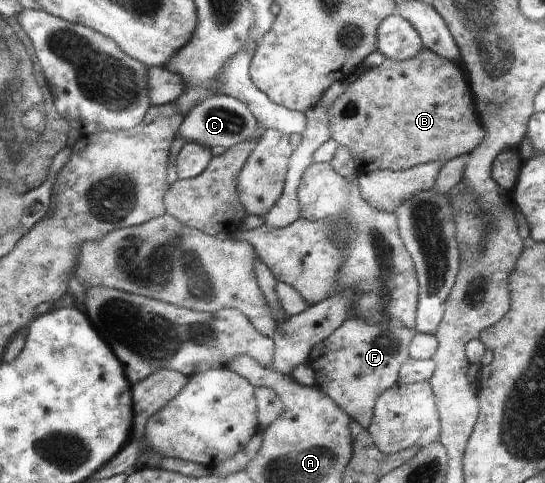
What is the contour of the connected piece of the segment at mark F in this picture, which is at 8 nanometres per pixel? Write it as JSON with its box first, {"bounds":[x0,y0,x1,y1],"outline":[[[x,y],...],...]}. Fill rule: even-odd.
{"bounds":[307,316,415,430],"outline":[[[359,316],[346,319],[327,339],[316,343],[308,355],[307,361],[315,370],[316,385],[324,389],[344,410],[352,416],[355,422],[367,430],[375,415],[376,401],[384,392],[399,383],[400,369],[409,358],[409,343],[415,331],[407,329],[401,320],[391,323],[369,324]]]}

